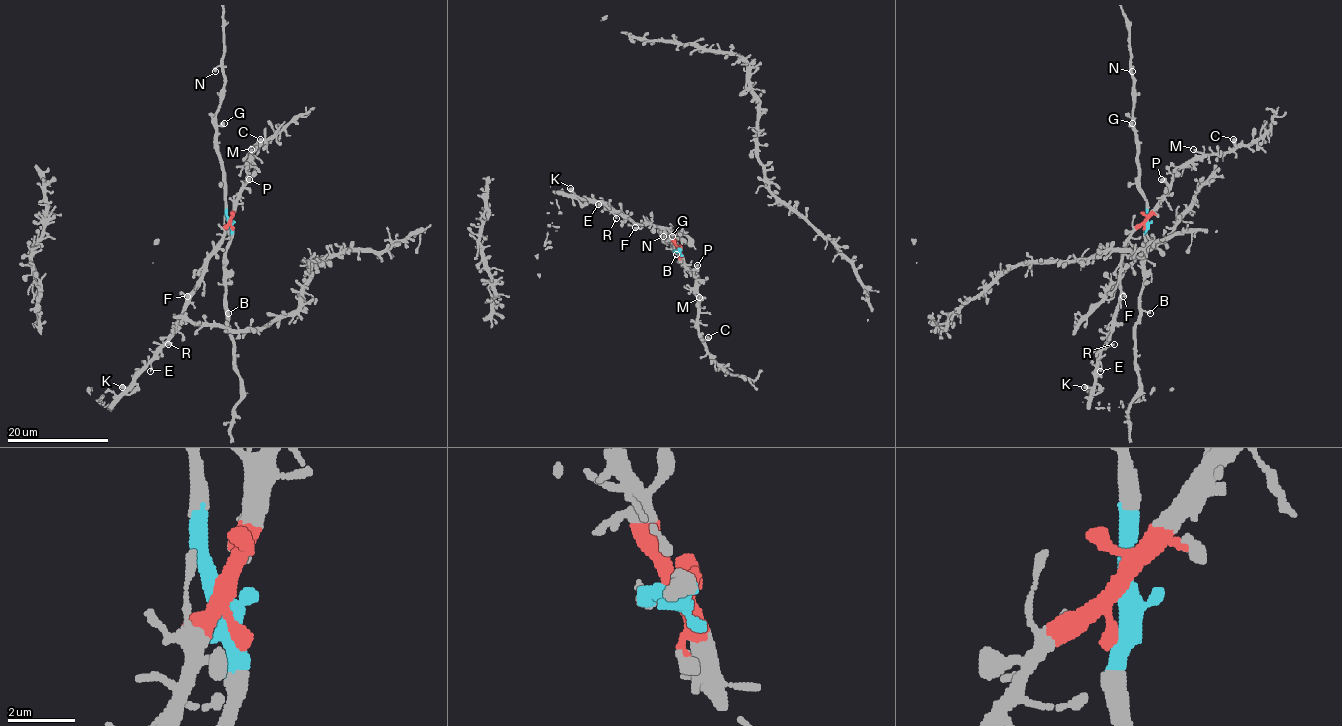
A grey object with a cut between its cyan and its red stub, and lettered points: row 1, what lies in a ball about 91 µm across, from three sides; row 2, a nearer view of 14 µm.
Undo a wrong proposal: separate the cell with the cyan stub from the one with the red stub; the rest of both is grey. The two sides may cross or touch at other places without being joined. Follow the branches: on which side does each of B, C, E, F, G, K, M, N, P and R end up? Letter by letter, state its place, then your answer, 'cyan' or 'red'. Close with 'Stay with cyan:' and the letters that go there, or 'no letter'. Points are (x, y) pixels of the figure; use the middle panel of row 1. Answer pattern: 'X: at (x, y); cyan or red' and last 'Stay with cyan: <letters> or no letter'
B: at (676, 254); cyan
C: at (708, 337); red
E: at (598, 204); red
F: at (635, 227); red
G: at (672, 236); cyan
K: at (570, 188); red
M: at (699, 297); red
N: at (663, 236); cyan
P: at (697, 265); red
R: at (616, 218); red
Stay with cyan: B, G, N

